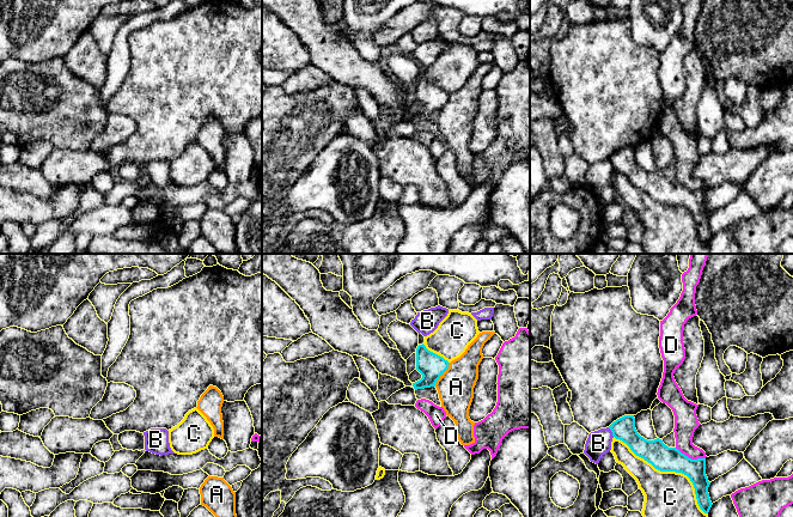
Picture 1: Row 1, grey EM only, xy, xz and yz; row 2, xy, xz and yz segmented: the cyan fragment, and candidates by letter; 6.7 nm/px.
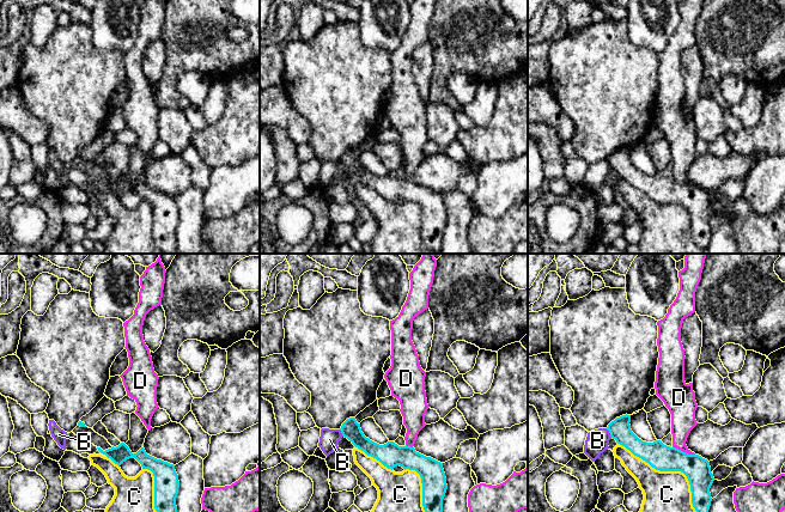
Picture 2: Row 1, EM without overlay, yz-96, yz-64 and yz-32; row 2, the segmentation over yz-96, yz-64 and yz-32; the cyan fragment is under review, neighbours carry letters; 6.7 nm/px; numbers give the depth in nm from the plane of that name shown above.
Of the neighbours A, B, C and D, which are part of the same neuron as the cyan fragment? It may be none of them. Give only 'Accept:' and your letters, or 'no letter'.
Accept: no letter

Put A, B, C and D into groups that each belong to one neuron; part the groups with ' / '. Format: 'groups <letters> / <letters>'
groups A / B / C / D

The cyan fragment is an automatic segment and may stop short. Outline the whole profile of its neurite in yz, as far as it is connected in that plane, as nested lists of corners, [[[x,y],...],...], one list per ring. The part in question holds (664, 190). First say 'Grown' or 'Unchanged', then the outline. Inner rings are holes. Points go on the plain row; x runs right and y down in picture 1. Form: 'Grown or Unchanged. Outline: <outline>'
Unchanged. Outline: [[[624,147],[609,160],[616,171],[626,175],[639,189],[660,203],[676,203],[687,207],[694,217],[700,241],[708,245],[712,233],[708,225],[710,214],[706,207],[706,190],[691,191],[676,180],[669,180],[661,171],[647,172],[635,160],[634,147]]]

